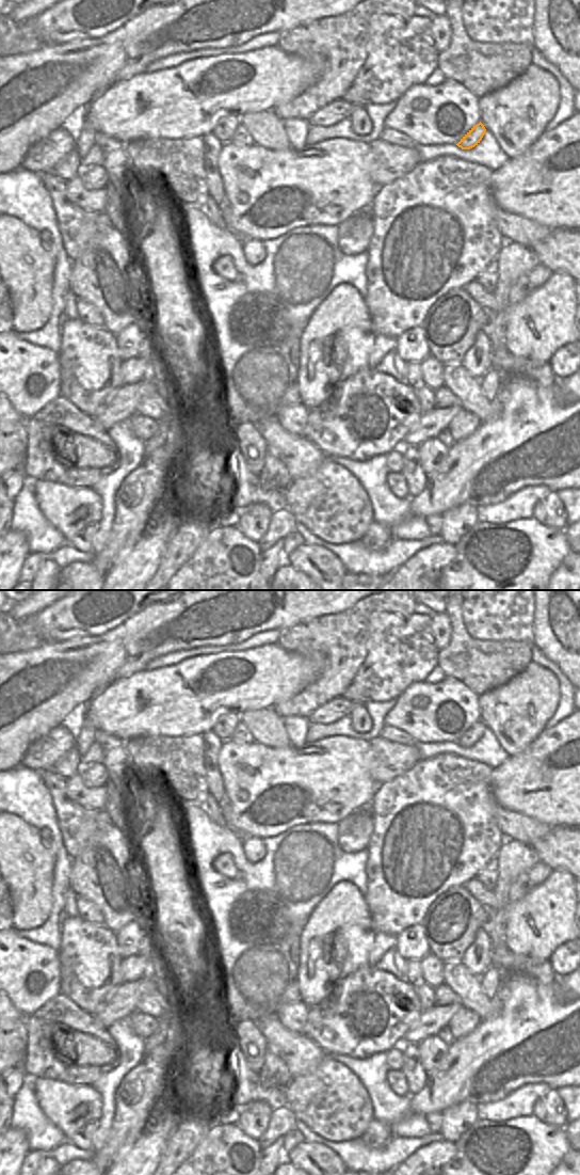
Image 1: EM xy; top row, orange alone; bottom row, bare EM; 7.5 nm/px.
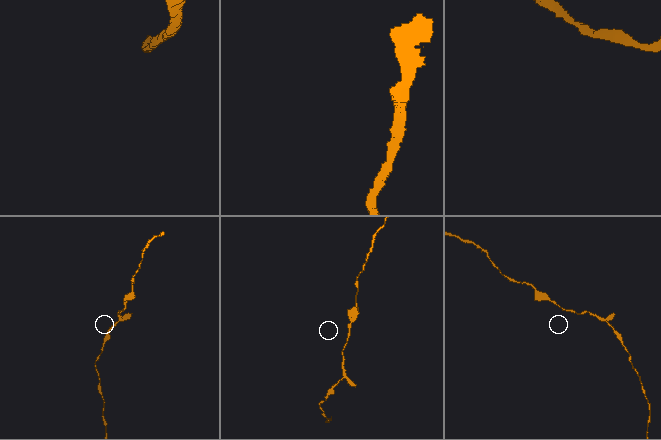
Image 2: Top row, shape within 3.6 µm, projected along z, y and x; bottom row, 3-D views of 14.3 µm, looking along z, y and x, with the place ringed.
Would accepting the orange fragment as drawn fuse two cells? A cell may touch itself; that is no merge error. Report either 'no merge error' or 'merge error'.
no merge error

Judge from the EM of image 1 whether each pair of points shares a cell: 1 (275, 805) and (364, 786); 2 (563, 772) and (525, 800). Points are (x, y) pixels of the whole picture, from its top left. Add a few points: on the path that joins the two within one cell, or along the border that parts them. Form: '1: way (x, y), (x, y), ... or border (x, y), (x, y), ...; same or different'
1: way (297, 787), (341, 786); same
2: way (559, 782), (549, 792), (535, 793); same

